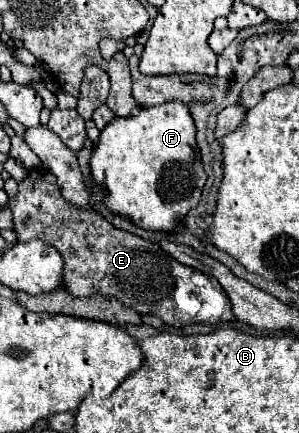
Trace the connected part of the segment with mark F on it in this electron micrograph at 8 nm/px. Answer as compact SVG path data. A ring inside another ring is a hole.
M164 102L152 108L140 108L128 118L112 118L112 122L100 132L100 138L90 154L90 176L104 186L104 204L110 212L120 214L144 230L170 232L174 222L180 222L188 210L192 210L206 184L206 172L196 158L194 122L184 102Z

